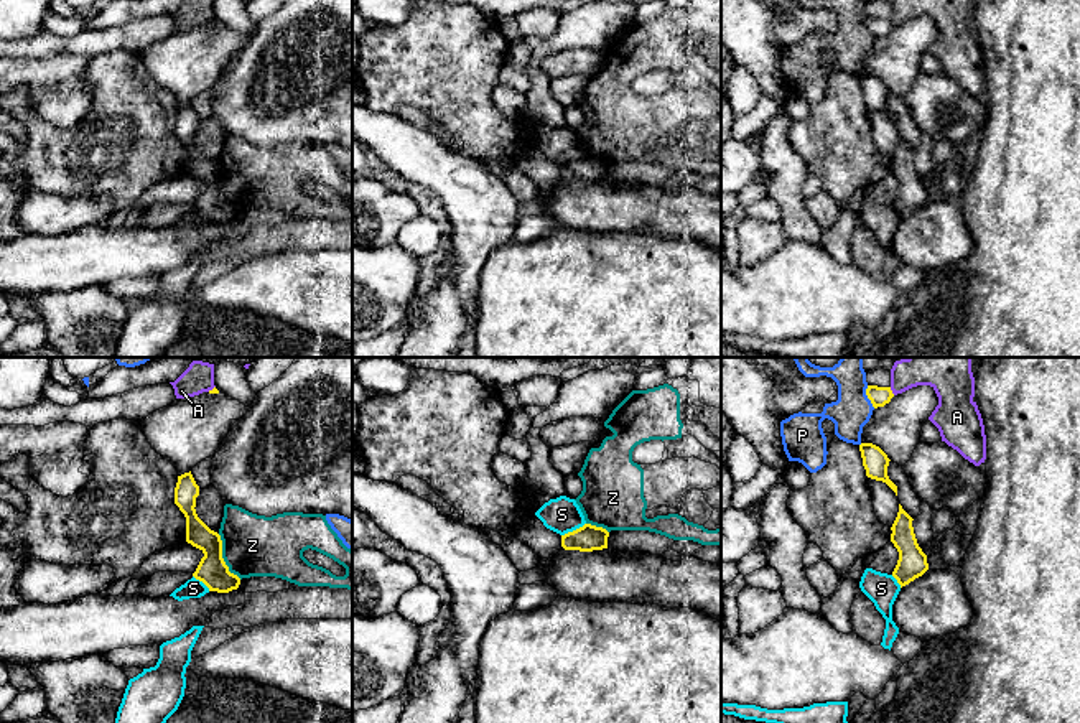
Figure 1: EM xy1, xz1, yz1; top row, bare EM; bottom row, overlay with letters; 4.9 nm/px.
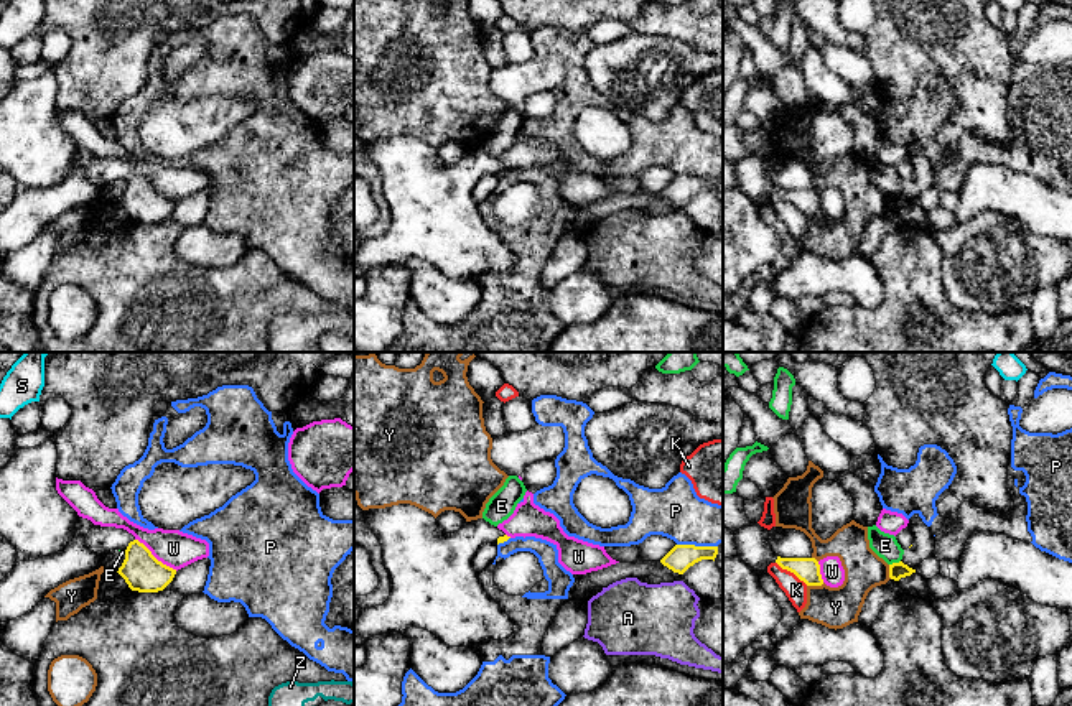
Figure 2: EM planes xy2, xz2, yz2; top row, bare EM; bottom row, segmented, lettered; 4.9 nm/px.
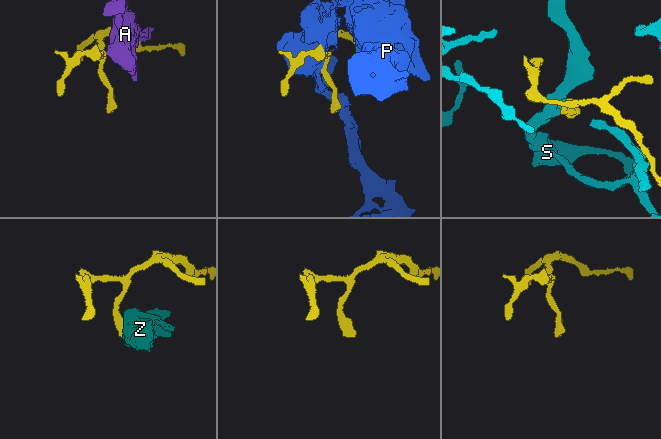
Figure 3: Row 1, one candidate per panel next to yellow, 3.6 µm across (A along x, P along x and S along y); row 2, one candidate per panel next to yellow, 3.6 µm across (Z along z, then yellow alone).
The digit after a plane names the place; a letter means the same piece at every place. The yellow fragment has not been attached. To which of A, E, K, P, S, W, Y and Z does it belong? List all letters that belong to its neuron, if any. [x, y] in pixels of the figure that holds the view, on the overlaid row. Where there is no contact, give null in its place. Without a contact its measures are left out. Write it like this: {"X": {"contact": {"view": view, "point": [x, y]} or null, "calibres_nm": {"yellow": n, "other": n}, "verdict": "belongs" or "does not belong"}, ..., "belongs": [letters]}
{"A": {"contact": {"view": "yz1", "point": [891, 391]}, "calibres_nm": {"yellow": 100, "other": 240}, "verdict": "does not belong"}, "E": {"contact": {"view": "yz2", "point": [894, 563]}, "calibres_nm": {"yellow": 80, "other": 120}, "verdict": "does not belong"}, "K": {"contact": {"view": "yz2", "point": [792, 571]}, "calibres_nm": {"yellow": 120, "other": 110}, "verdict": "does not belong"}, "P": {"contact": {"view": "xz2", "point": [697, 547]}, "calibres_nm": {"yellow": 120, "other": 260}, "verdict": "does not belong"}, "S": {"contact": {"view": "xz1", "point": [573, 531]}, "calibres_nm": {"yellow": 130, "other": 170}, "verdict": "does not belong"}, "W": {"contact": {"view": "xy2", "point": [155, 558]}, "calibres_nm": {"yellow": 190, "other": 180}, "verdict": "does not belong"}, "Y": {"contact": {"view": "yz2", "point": [815, 585]}, "calibres_nm": {"yellow": 120, "other": 200}, "verdict": "does not belong"}, "Z": {"contact": {"view": "xy1", "point": [223, 559]}, "calibres_nm": {"yellow": 150, "other": 300}, "verdict": "does not belong"}, "belongs": []}

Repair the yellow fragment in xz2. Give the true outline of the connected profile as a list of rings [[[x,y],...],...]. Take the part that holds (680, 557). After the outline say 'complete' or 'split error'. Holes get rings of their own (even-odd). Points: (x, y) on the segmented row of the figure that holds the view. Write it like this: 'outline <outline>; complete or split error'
outline [[[675,545],[660,563],[673,573],[683,574],[690,566],[701,560],[713,560],[718,555],[718,546]]]; complete

